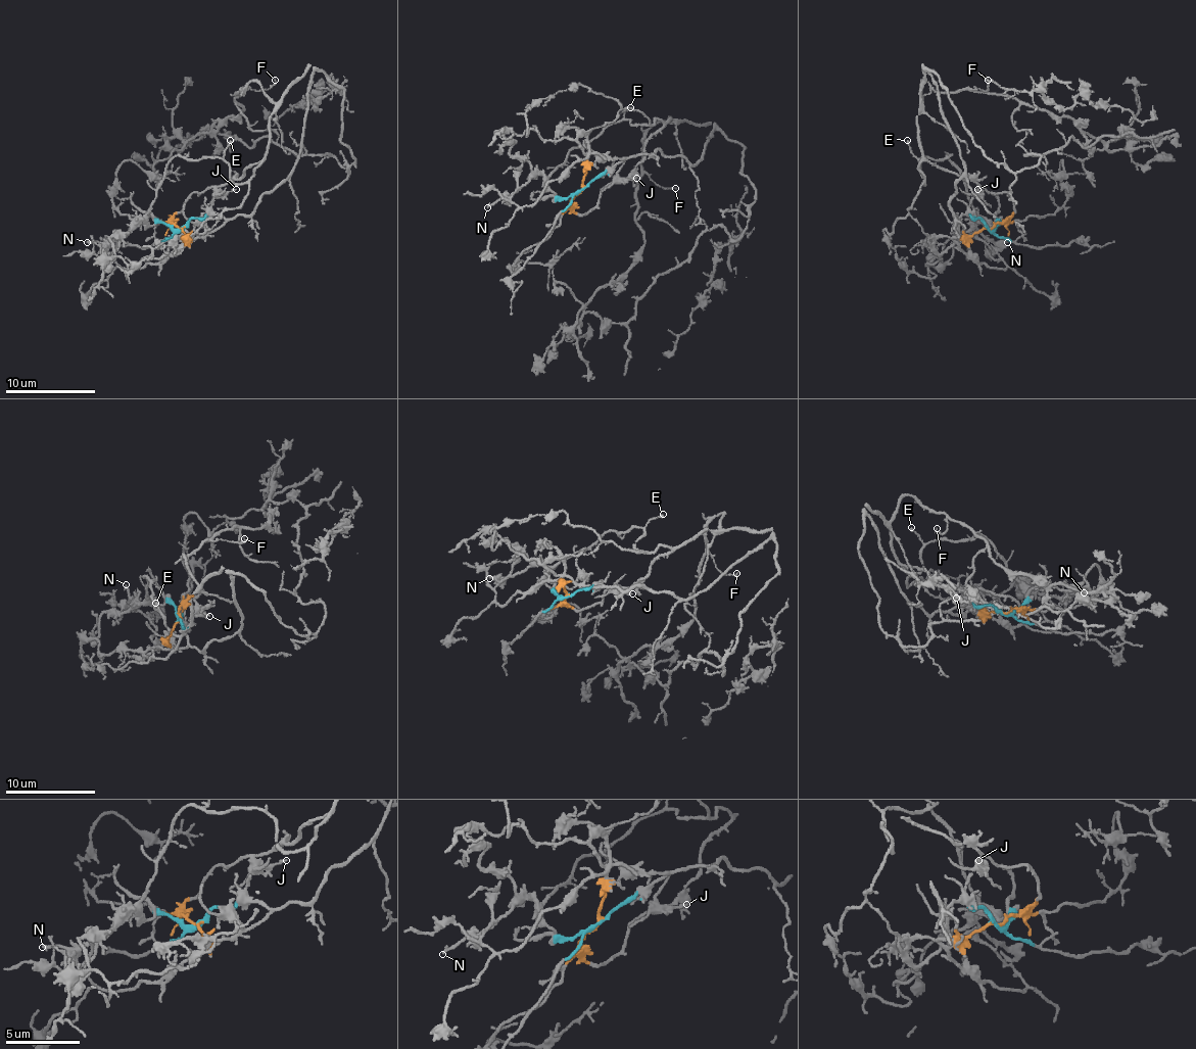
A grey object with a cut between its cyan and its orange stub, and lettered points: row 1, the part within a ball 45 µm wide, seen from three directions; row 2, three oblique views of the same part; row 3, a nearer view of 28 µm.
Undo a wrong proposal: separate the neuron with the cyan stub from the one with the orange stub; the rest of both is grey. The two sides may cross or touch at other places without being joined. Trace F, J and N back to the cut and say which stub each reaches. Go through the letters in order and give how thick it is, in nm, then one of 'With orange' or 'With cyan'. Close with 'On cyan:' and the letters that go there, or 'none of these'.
F: Thickness 110 nm. With orange
J: Thickness 140 nm. With orange
N: Thickness 180 nm. With orange
On cyan: none of these

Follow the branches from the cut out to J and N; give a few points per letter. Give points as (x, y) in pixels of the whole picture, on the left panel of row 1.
J: (182, 228), (173, 221), (173, 217), (193, 192), (211, 187), (223, 192), (236, 189)
N: (182, 228), (173, 217), (193, 192), (264, 160), (234, 183), (221, 157), (176, 155), (135, 226), (87, 241)

